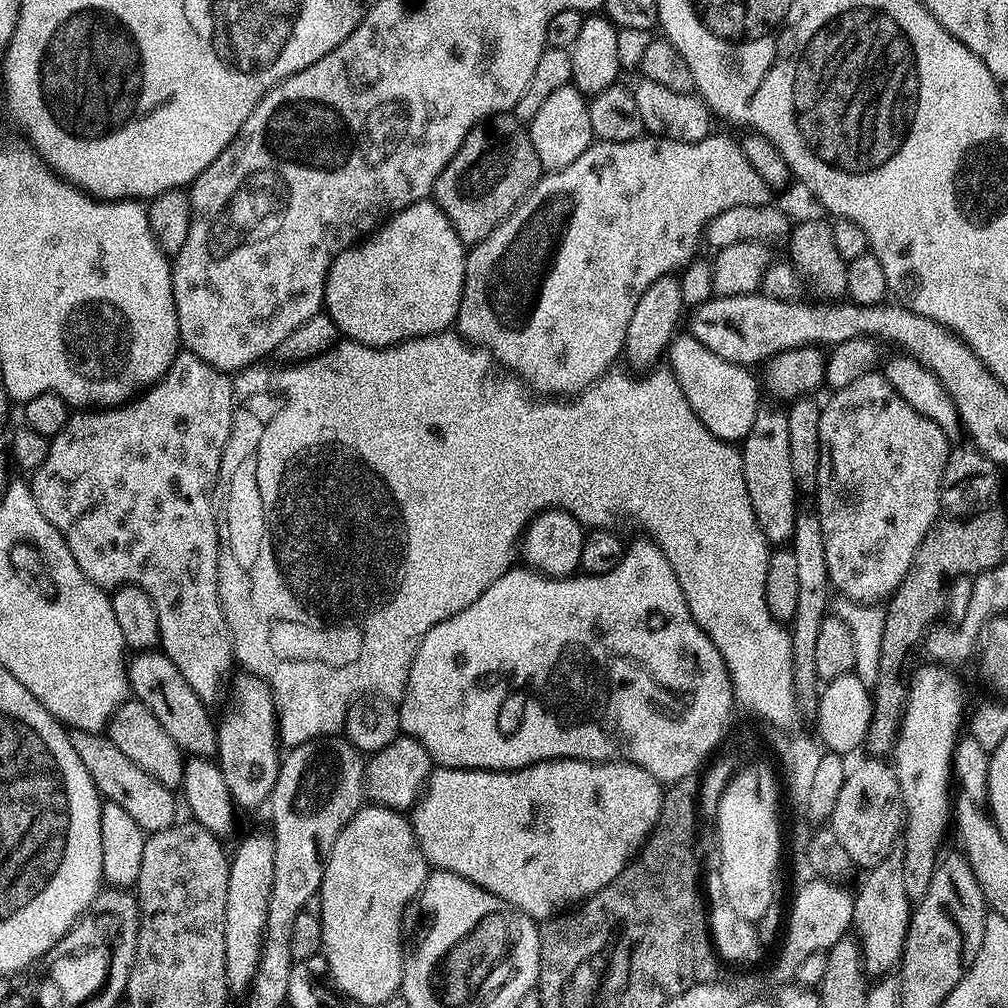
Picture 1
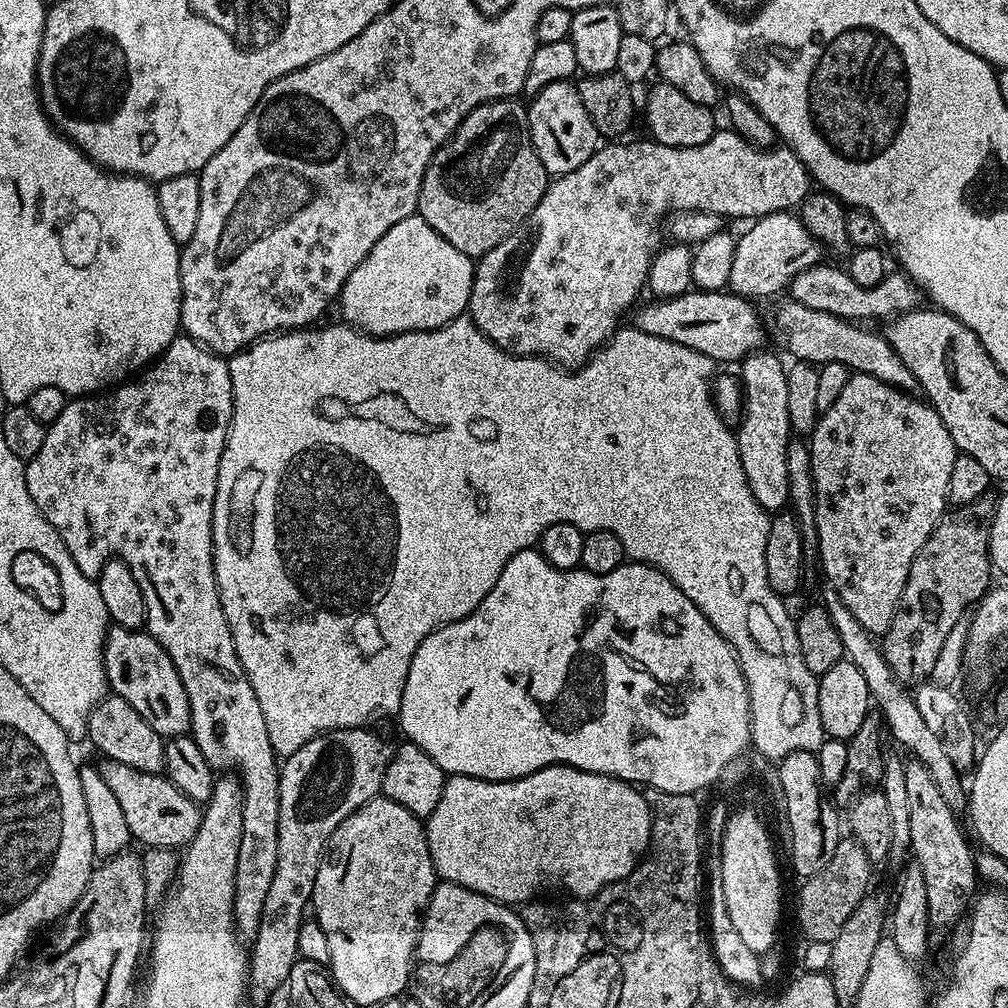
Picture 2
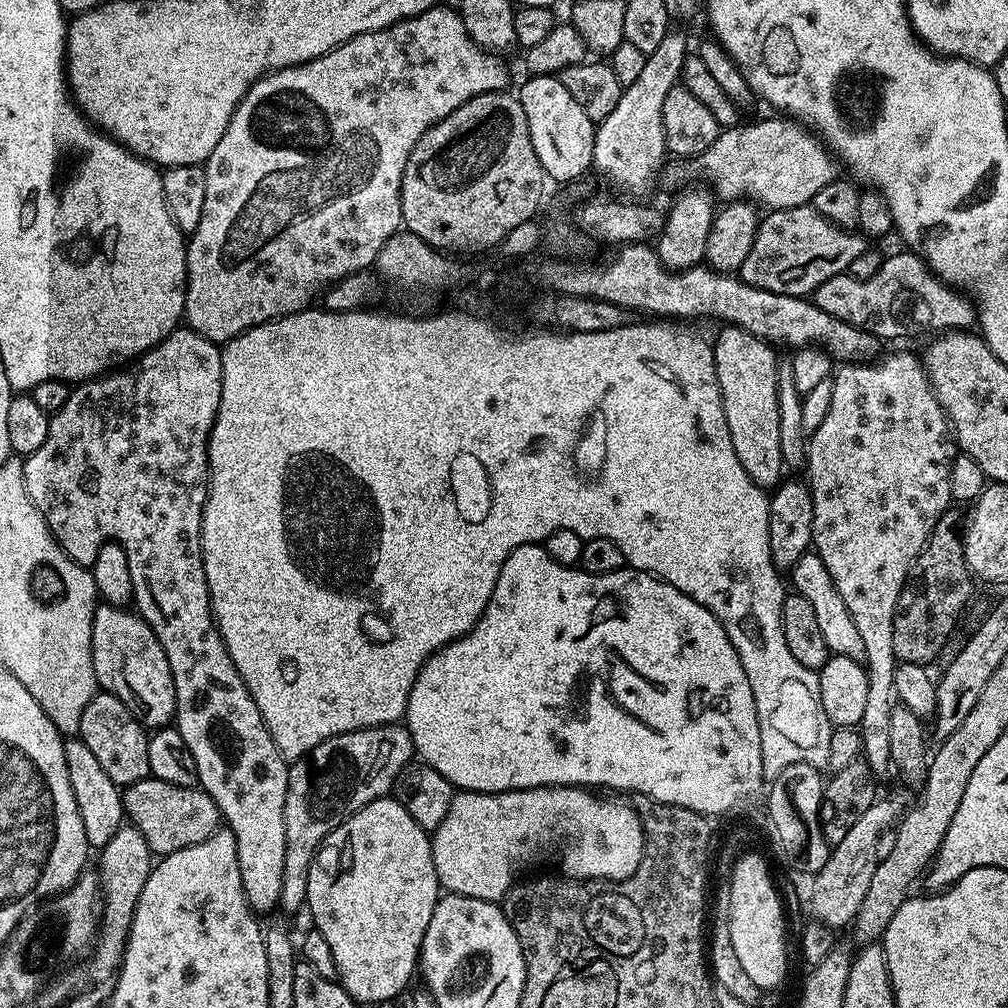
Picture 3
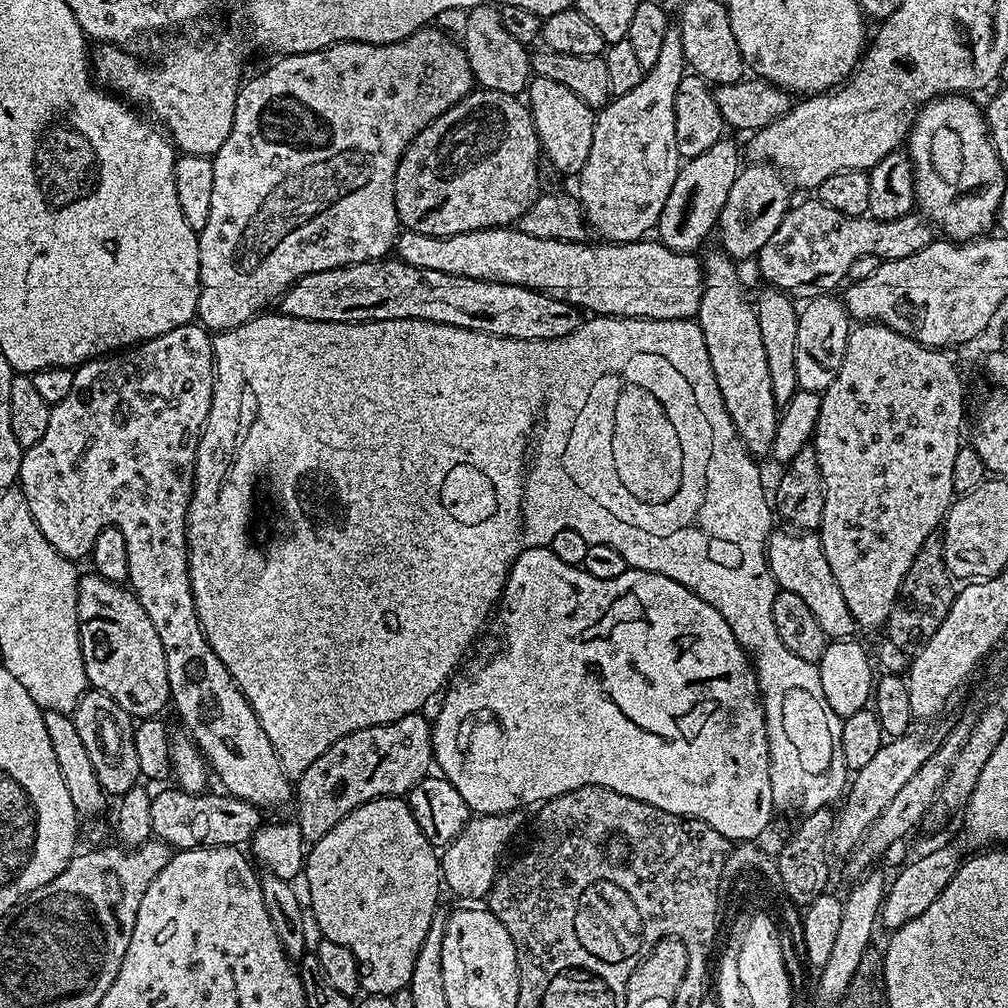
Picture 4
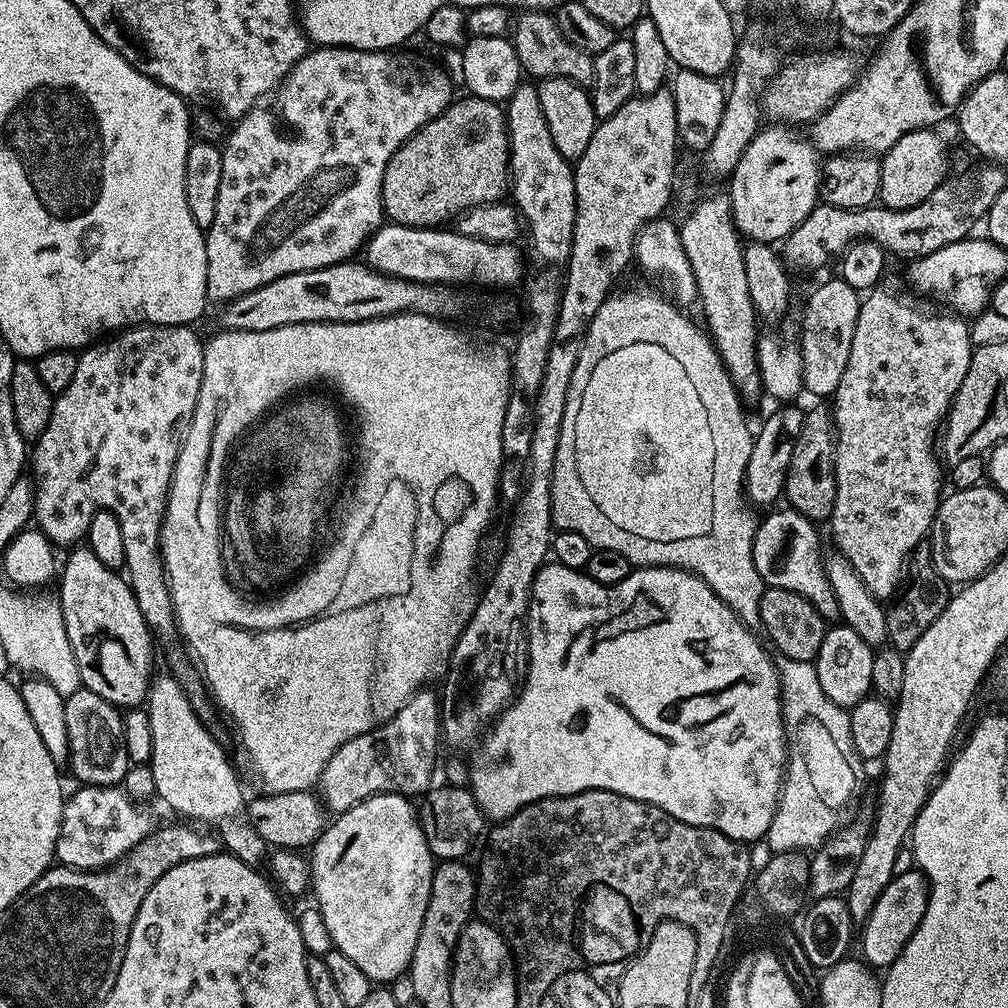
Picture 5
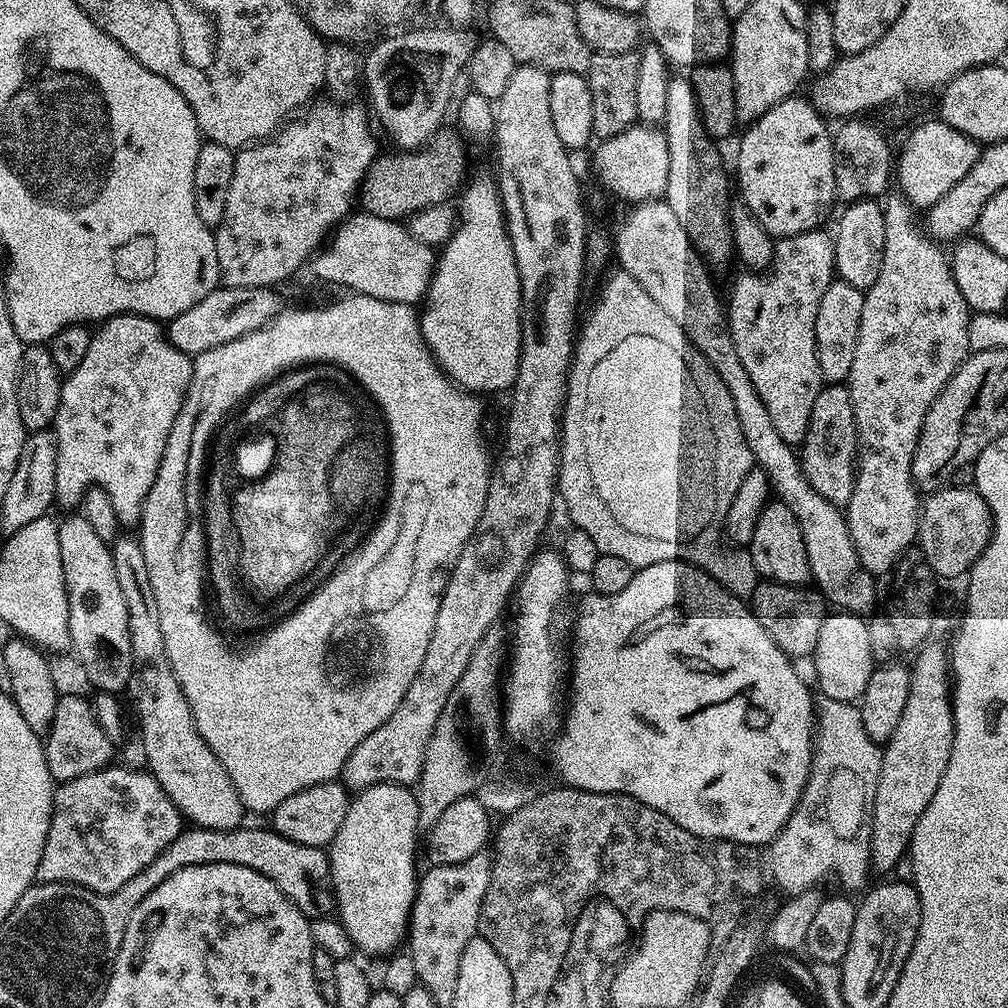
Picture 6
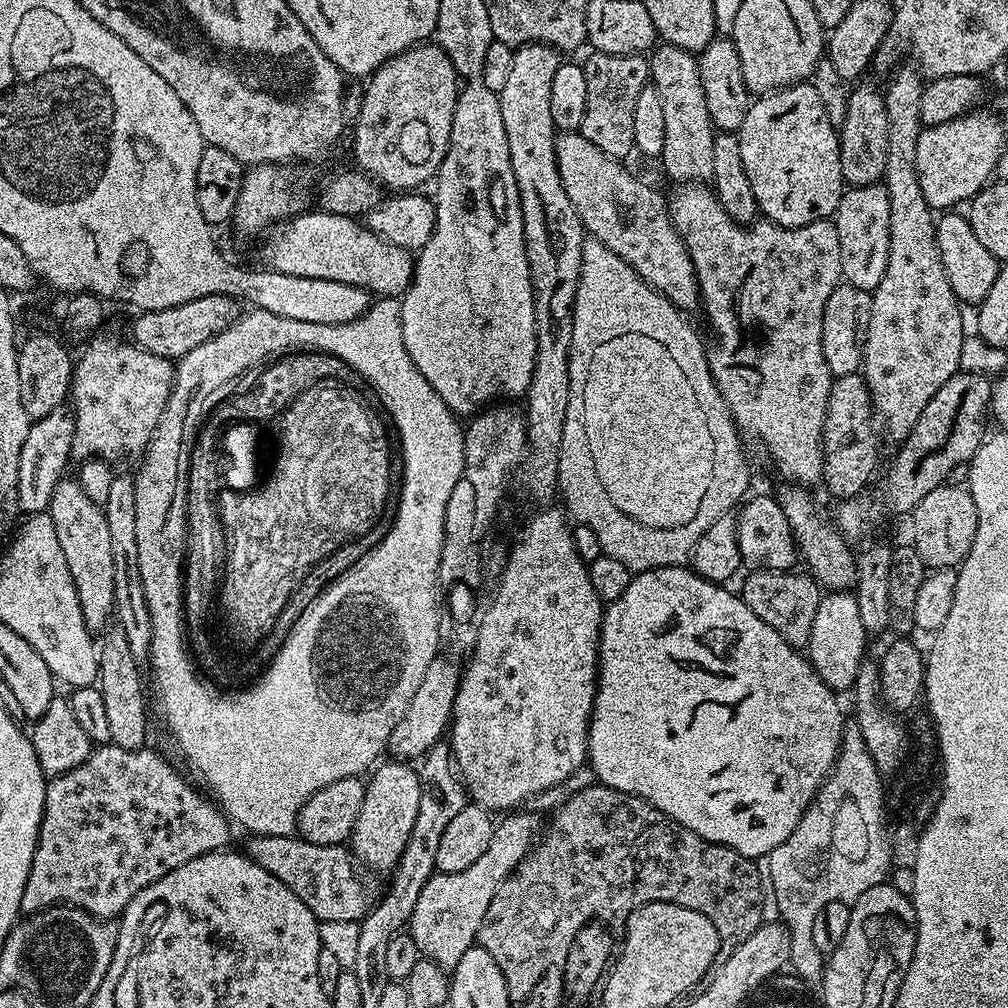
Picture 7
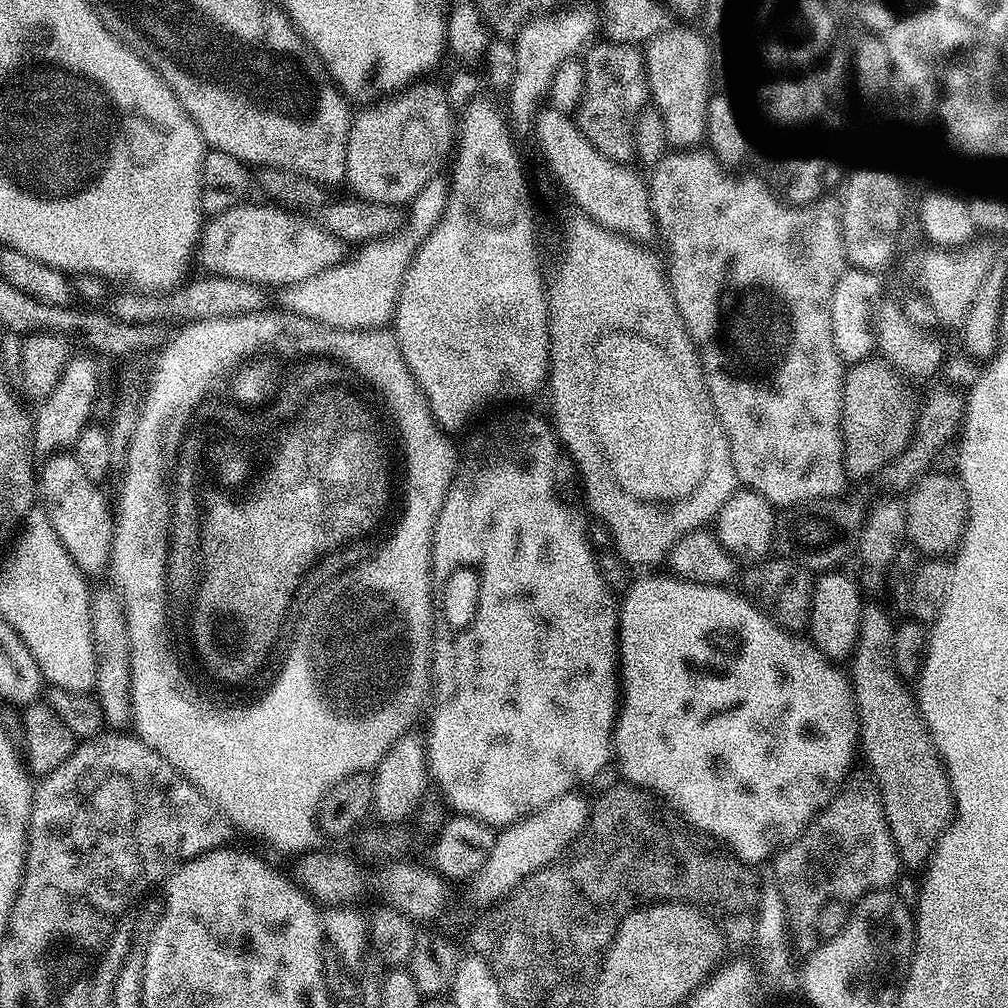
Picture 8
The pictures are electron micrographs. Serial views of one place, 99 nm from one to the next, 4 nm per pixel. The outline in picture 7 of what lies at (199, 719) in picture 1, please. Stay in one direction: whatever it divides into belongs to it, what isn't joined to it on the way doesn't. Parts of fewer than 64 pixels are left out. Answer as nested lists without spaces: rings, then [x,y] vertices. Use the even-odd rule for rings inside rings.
[[[61,478],[54,490],[54,498],[48,503],[48,517],[54,522],[54,531],[58,534],[58,543],[62,545],[62,555],[66,558],[66,566],[70,566],[70,574],[74,578],[74,586],[78,590],[78,602],[82,606],[82,618],[90,630],[103,629],[113,615],[114,602],[114,558],[110,551],[110,530],[106,526],[106,514],[101,505],[90,502],[86,490],[82,490],[79,479]]]

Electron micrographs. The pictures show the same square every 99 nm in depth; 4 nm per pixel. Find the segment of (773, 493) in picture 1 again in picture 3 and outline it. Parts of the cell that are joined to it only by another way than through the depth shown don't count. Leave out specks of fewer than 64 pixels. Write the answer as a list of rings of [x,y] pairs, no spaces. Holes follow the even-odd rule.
[[[724,326],[712,344],[712,353],[718,374],[718,386],[722,394],[722,406],[730,430],[730,442],[734,442],[734,454],[742,462],[742,470],[750,474],[752,481],[765,490],[775,489],[785,475],[782,458],[782,442],[778,438],[778,370],[777,349],[769,341],[758,338],[735,326]]]

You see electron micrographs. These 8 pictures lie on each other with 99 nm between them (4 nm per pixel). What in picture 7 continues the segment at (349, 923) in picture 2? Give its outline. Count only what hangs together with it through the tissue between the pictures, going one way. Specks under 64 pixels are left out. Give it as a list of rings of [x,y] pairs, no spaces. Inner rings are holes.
[[[408,762],[391,763],[381,763],[367,777],[362,810],[358,810],[358,822],[350,837],[350,848],[355,859],[361,865],[364,863],[366,867],[384,874],[391,873],[406,850],[410,830],[414,830],[414,817],[418,814],[420,797],[419,771]]]

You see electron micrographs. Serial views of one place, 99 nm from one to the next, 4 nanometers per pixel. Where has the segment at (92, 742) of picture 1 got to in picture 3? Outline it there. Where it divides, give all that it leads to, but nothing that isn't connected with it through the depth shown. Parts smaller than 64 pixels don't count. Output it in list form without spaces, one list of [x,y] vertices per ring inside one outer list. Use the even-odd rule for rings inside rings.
[[[155,778],[139,780],[123,789],[124,811],[127,819],[138,830],[157,857],[168,856],[191,844],[209,840],[221,827],[220,808],[203,788],[183,788]]]

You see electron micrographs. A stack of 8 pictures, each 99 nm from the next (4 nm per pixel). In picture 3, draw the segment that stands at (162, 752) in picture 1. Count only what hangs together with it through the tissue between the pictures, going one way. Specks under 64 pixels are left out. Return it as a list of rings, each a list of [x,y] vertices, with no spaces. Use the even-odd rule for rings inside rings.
[[[97,691],[90,706],[82,710],[78,738],[86,742],[86,746],[90,746],[90,751],[93,752],[94,758],[98,758],[102,770],[106,770],[110,782],[127,786],[139,780],[149,779],[150,757],[146,754],[148,737],[149,733],[132,711],[117,696],[111,696],[108,692]]]

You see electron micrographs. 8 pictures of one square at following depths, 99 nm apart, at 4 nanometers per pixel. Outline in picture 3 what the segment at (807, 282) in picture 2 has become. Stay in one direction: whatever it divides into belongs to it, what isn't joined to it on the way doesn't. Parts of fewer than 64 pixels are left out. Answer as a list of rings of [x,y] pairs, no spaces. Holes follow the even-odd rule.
[[[911,250],[897,256],[885,255],[870,278],[854,278],[847,272],[826,278],[810,299],[826,314],[855,328],[861,328],[881,341],[900,340],[903,336],[920,336],[923,332],[939,334],[968,330],[977,323],[975,303],[965,293],[945,284],[928,269],[928,264]]]

